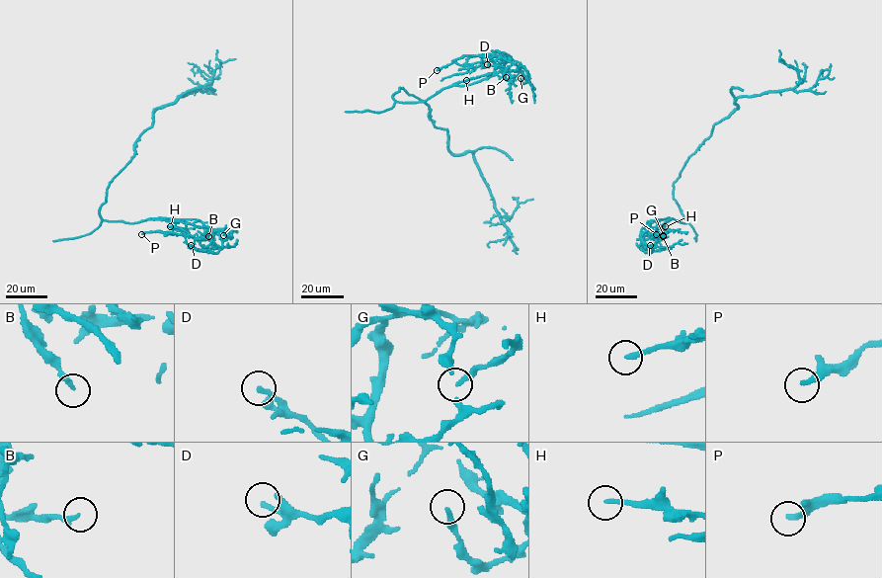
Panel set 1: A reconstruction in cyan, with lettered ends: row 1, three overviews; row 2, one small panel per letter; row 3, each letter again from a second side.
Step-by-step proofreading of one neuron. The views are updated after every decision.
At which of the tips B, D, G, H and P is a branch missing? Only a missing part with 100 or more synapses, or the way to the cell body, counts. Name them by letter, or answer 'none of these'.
H

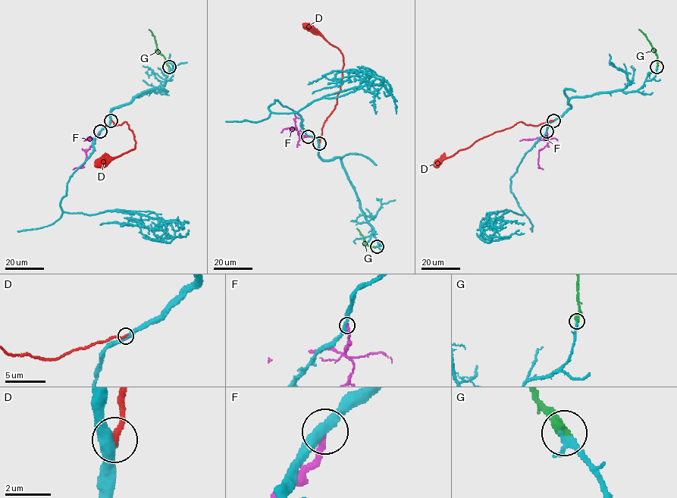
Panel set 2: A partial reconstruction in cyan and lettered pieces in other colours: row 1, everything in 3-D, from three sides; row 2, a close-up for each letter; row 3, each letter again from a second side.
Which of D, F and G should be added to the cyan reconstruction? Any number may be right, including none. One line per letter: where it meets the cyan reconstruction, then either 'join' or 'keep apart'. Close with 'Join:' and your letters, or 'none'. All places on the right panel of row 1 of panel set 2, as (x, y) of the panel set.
D: (553, 120) | join
F: (546, 131) | keep apart
G: (656, 67) | join
Join: D, G

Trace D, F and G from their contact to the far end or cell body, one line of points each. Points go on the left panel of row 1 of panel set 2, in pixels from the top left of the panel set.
D: (111, 120), (115, 126), (126, 122), (134, 136), (135, 148), (95, 166)
F: (100, 131), (86, 152), (85, 163), (80, 168), (73, 169)
G: (169, 67), (164, 57), (157, 51), (154, 36), (148, 29)

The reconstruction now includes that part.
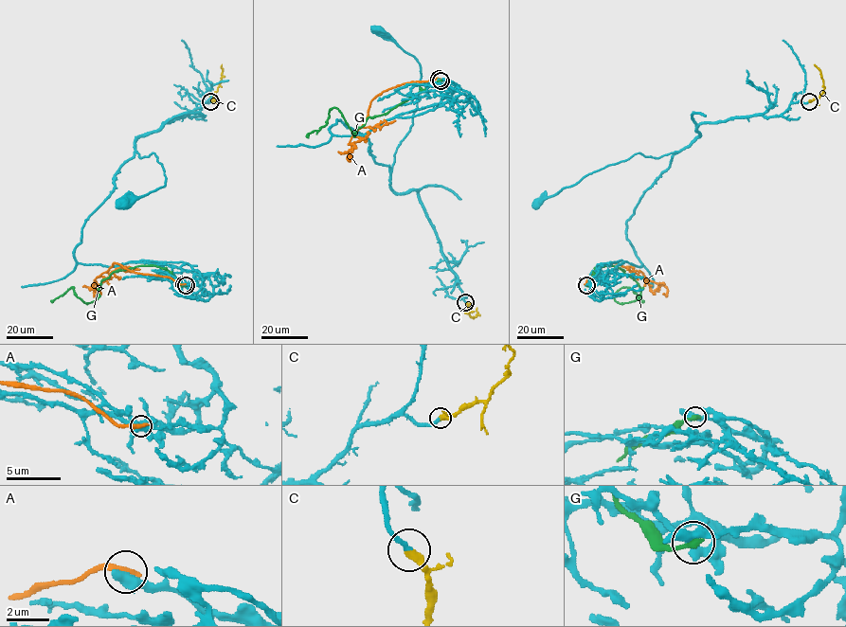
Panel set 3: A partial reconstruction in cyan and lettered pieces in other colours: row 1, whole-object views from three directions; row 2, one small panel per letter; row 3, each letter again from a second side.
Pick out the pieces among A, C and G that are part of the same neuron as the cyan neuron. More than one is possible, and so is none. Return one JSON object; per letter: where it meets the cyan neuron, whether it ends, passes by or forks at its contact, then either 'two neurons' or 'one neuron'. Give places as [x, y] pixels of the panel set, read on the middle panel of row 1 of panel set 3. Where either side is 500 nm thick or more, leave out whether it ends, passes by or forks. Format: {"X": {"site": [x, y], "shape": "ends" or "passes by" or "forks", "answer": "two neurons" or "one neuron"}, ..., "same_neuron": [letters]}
{"A": {"site": [439, 79], "answer": "two neurons"}, "C": {"site": [465, 302], "shape": "ends", "answer": "one neuron"}, "G": {"site": [440, 80], "shape": "ends", "answer": "two neurons"}, "same_neuron": ["C"]}

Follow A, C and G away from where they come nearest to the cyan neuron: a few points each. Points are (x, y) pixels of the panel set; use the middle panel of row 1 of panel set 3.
A: (439, 79), (397, 84), (376, 96), (363, 125), (350, 142), (348, 159), (352, 156)
C: (465, 302), (469, 315), (473, 318), (477, 314), (476, 307)
G: (440, 80), (386, 114), (368, 117), (353, 134), (343, 115), (332, 108), (327, 123), (308, 137)

